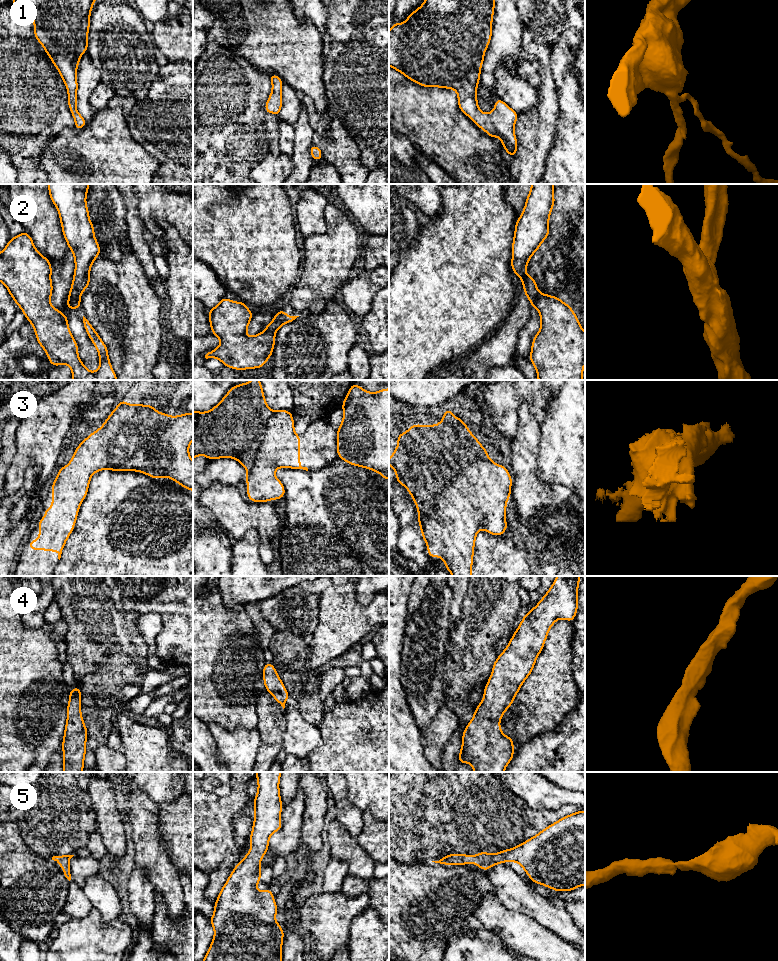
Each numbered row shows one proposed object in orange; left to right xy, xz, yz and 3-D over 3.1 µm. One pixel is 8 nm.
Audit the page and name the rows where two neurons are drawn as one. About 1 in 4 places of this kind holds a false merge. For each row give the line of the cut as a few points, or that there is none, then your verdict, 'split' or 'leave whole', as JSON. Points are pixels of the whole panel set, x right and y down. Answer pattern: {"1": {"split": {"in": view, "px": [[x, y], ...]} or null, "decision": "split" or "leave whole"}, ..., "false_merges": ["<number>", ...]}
{"1": {"split": null, "decision": "leave whole"}, "2": {"split": {"in": "yz", "px": [[542, 294], [534, 306]]}, "decision": "split"}, "3": {"split": {"in": "yz", "px": [[393, 468], [505, 513]]}, "decision": "split"}, "4": {"split": null, "decision": "leave whole"}, "5": {"split": null, "decision": "leave whole"}, "false_merges": ["2", "3"]}

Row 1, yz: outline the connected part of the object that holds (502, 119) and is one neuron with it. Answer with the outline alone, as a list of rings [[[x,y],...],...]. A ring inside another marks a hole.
[[[425,0],[408,15],[403,24],[394,22],[392,25],[389,31],[389,66],[423,87],[454,89],[458,94],[459,109],[490,137],[494,139],[499,136],[507,154],[514,157],[517,153],[514,125],[518,113],[501,99],[495,99],[495,108],[491,113],[485,114],[479,110],[477,102],[481,67],[485,50],[491,41],[494,7],[495,0]]]

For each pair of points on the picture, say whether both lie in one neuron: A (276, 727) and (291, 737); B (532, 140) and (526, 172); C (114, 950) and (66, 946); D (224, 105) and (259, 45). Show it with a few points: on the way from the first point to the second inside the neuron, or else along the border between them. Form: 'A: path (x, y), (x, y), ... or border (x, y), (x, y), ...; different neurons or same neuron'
A: border (284, 709), (286, 730), (283, 735), (282, 748); different neurons
B: path (532, 148), (529, 164); same neuron
C: path (102, 948), (78, 947); same neuron
D: border (241, 57), (269, 74); different neurons

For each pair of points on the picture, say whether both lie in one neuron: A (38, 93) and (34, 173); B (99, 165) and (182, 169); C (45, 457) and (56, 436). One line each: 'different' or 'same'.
A: same
B: different
C: same

